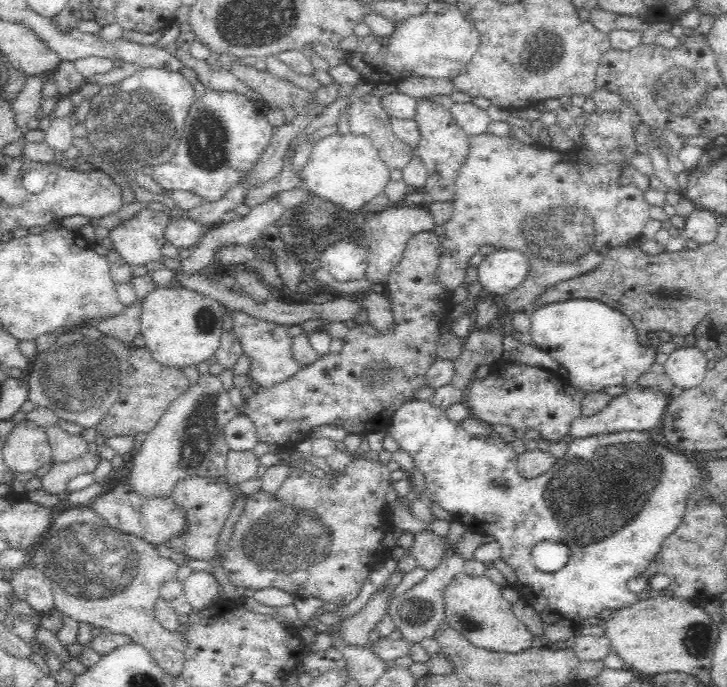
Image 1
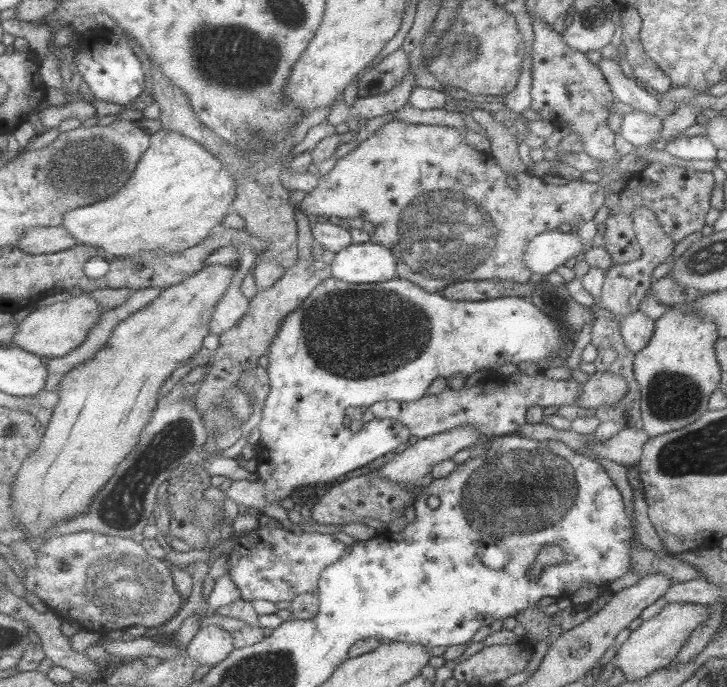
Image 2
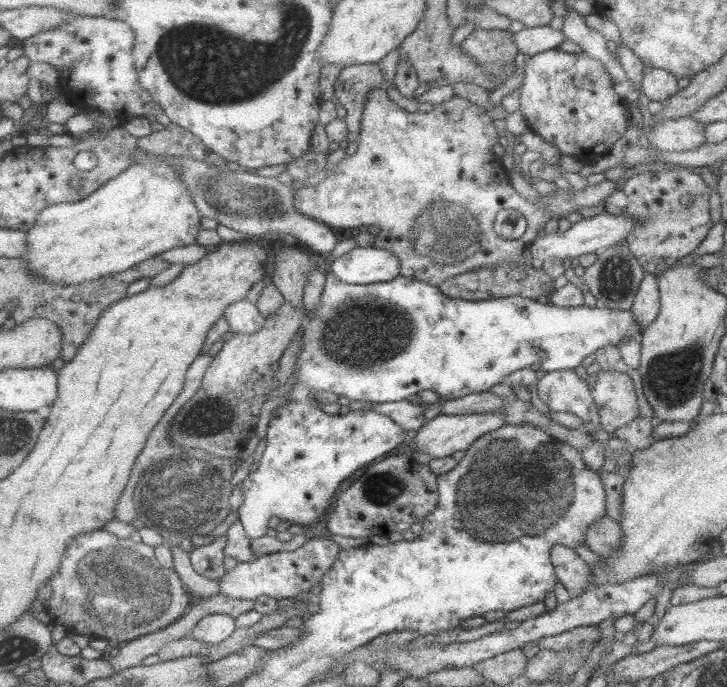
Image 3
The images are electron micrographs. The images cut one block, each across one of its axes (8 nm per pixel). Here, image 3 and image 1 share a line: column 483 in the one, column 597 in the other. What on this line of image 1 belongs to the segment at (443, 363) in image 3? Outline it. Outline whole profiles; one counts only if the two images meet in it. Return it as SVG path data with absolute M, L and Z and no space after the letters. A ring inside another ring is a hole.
M568 299L538 307L531 316L532 339L568 371L568 383L583 394L605 387L631 387L655 363L660 340L648 332L648 347L640 342L634 324L622 312L599 300Z

